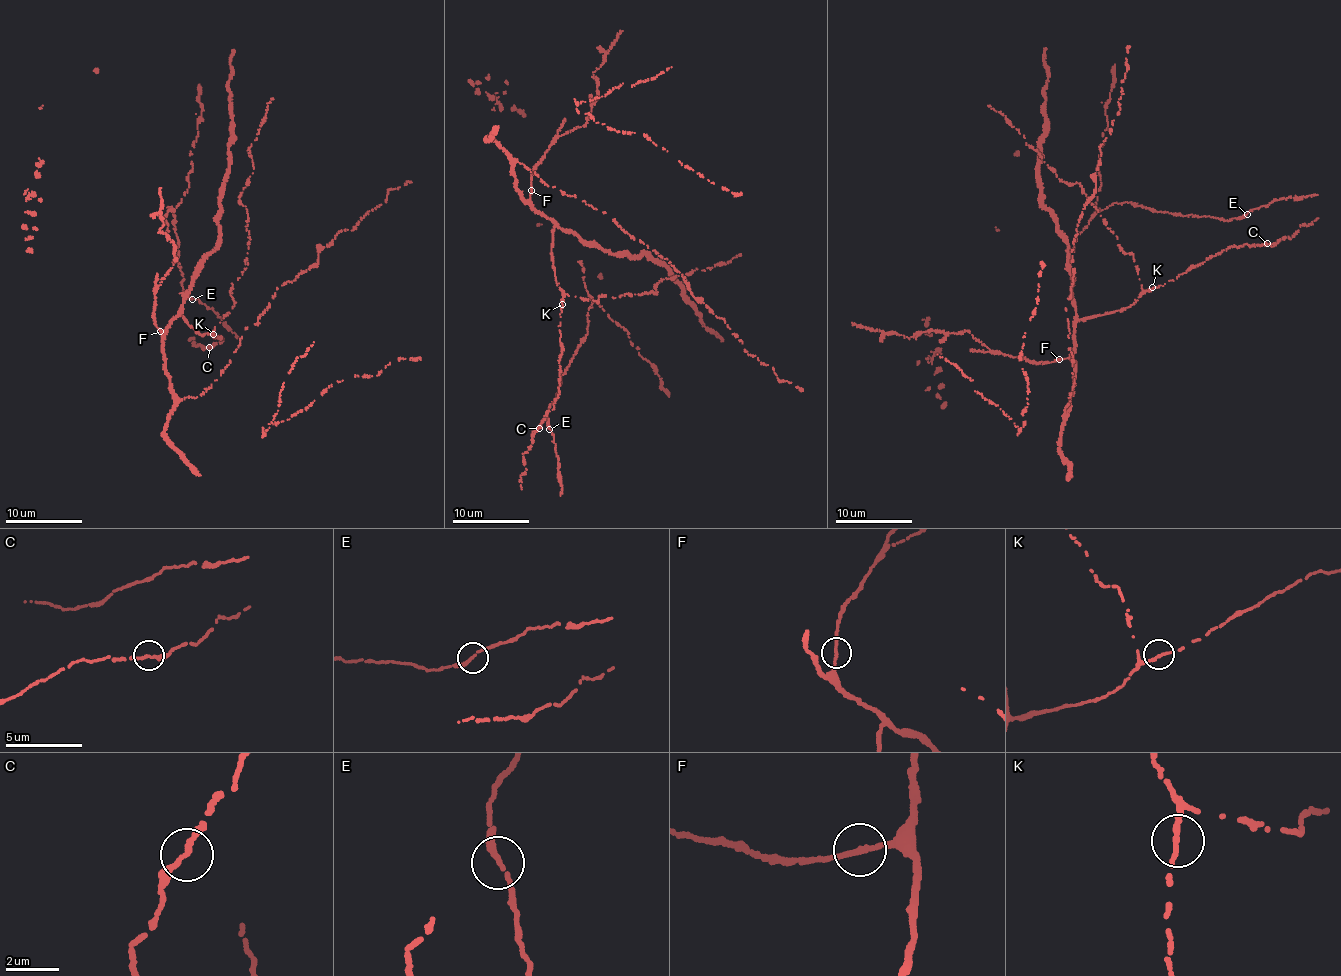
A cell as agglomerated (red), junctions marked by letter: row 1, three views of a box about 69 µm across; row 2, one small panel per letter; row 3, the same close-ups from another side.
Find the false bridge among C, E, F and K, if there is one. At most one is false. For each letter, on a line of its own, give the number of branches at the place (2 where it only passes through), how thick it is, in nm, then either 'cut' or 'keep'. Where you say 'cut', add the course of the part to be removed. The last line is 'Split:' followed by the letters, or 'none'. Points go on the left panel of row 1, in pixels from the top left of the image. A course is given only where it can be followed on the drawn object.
C: 2 | 200 nm | keep
E: 2 | 220 nm | keep
F: 2 | 200 nm | keep
K: 2 | 200 nm | keep
Split: none

